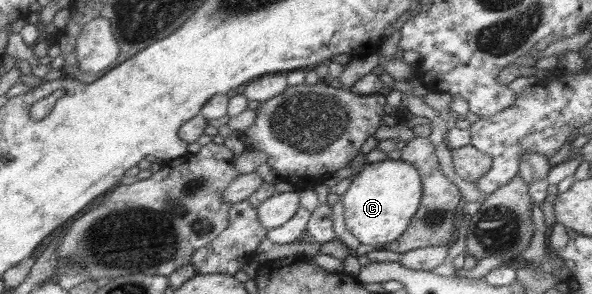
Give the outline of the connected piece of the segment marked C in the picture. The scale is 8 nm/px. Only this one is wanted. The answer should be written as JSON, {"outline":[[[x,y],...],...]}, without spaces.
{"outline":[[[389,158],[368,163],[362,171],[353,175],[347,190],[340,196],[345,228],[360,244],[382,247],[402,235],[418,209],[420,198],[421,180],[412,165]]]}

